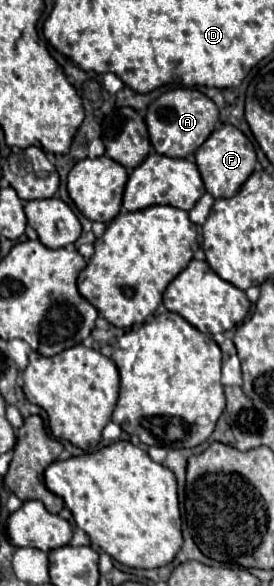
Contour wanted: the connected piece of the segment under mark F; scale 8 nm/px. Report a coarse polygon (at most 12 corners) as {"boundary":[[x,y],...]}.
{"boundary":[[223,124],[195,152],[207,192],[231,198],[251,176],[255,146]]}

